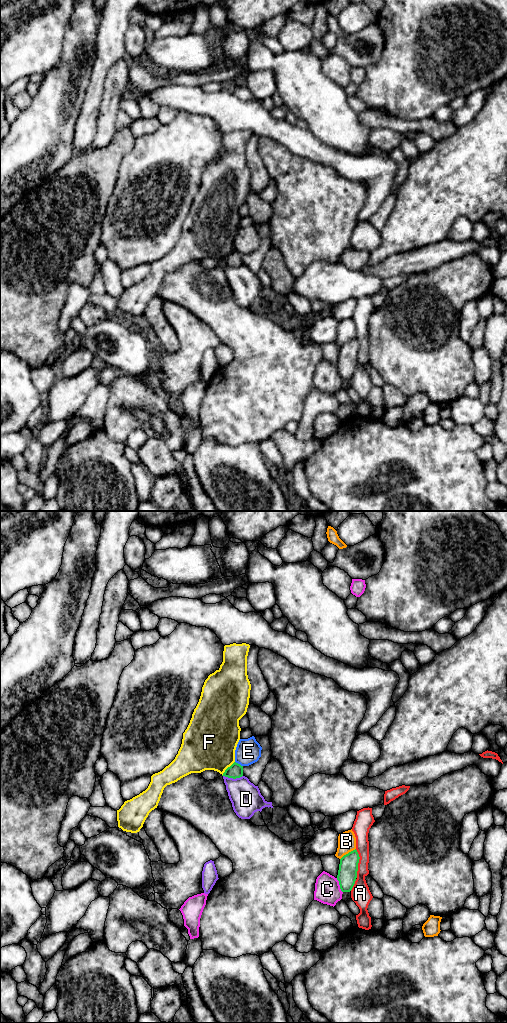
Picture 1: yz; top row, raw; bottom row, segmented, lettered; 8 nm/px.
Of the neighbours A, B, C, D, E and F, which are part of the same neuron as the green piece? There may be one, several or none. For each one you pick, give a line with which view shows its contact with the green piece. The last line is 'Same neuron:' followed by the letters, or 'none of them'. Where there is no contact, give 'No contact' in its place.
Same neuron: none of them

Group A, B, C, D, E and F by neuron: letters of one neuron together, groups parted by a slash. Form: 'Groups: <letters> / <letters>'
Groups: A / B / C / D / E / F

